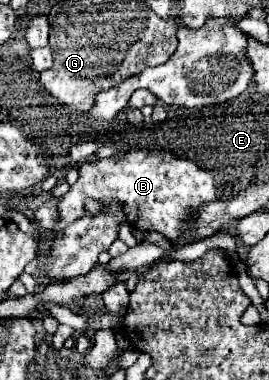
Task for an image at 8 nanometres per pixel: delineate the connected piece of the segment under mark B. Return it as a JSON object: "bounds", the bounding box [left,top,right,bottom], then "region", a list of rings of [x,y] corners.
{"bounds":[56,149,216,241],"region":[[[140,149],[140,151],[132,151],[126,157],[142,157],[142,161],[120,161],[120,159],[102,159],[96,163],[84,163],[80,165],[80,179],[70,187],[70,191],[58,199],[58,211],[60,211],[60,221],[56,223],[56,231],[62,231],[66,225],[70,225],[72,221],[84,217],[86,209],[84,209],[84,201],[88,197],[92,199],[116,199],[124,203],[124,211],[126,211],[126,219],[130,219],[130,227],[132,229],[140,229],[140,231],[158,231],[160,235],[164,235],[170,241],[176,241],[182,233],[182,229],[194,227],[196,223],[184,223],[182,217],[190,211],[190,209],[198,209],[204,203],[216,201],[216,183],[214,179],[198,169],[192,161],[182,159],[172,155],[170,151],[148,151],[148,149]]]}

